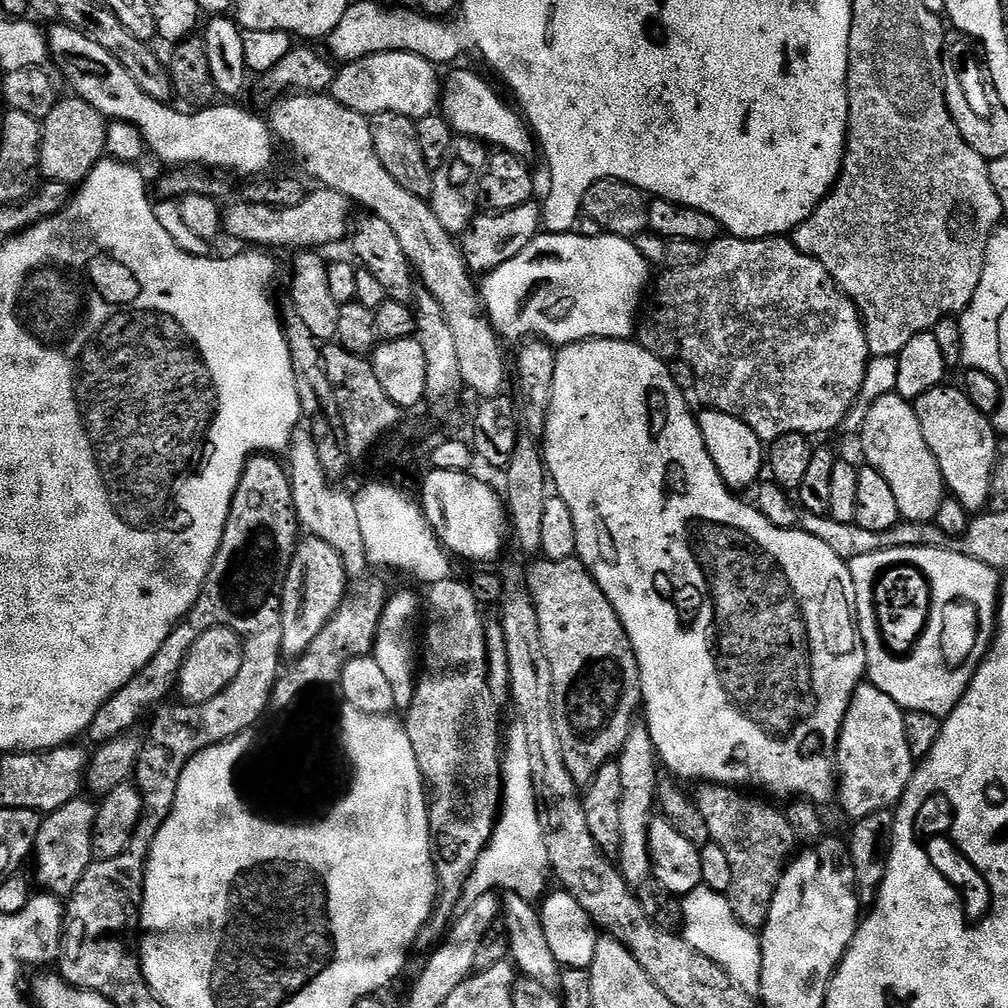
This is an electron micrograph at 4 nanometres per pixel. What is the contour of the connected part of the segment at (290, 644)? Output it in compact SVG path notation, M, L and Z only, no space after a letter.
M308 536L305 541L305 544L304 541L297 543L296 553L284 579L284 593L280 595L283 655L291 658L304 655L310 642L318 638L326 622L330 622L330 618L339 610L350 588L350 577L338 550L334 550L330 542L322 542L313 536Z

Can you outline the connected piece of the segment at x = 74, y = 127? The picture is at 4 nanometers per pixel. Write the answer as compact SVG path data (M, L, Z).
M79 98L72 100L57 99L54 110L42 122L42 150L40 151L40 175L45 181L53 180L62 182L69 186L79 186L84 183L85 178L94 170L94 166L105 159L106 156L106 134L108 124L94 106Z

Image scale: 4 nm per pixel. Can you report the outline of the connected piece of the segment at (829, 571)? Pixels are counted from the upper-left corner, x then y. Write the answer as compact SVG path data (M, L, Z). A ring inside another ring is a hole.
M627 339L627 340L580 340L580 341L578 341L578 343L576 343L576 344L566 344L566 345L563 345L563 347L561 347L561 348L560 348L560 349L559 349L559 351L557 351L557 353L556 353L556 369L555 369L555 370L554 370L554 386L553 386L553 387L552 387L552 392L551 392L551 393L550 393L550 394L549 394L549 396L548 396L548 421L547 421L547 422L546 422L546 426L545 426L545 427L544 427L544 435L543 435L543 437L542 437L542 451L543 451L543 453L544 453L544 466L545 466L545 468L547 468L547 470L548 470L548 474L549 474L549 477L550 477L550 484L551 484L551 487L552 487L552 488L553 488L553 489L554 489L554 492L555 492L555 495L558 495L558 496L560 496L560 497L561 497L561 498L562 498L562 502L566 502L566 506L570 506L570 514L574 514L574 526L575 526L575 527L576 527L576 556L577 556L577 557L578 557L578 558L579 558L579 559L580 559L580 560L581 560L581 562L583 562L583 564L584 564L584 565L585 565L585 566L586 566L586 567L588 567L588 572L589 572L589 574L591 574L591 575L592 575L592 577L593 577L593 578L594 578L594 582L598 582L598 586L599 586L599 587L600 587L600 589L601 589L601 590L602 590L602 594L606 594L606 598L610 598L610 606L614 606L614 610L615 610L615 611L616 611L616 613L617 613L617 614L618 614L618 618L619 618L619 619L620 619L620 621L621 621L621 622L622 622L622 626L623 626L623 627L624 627L624 629L625 629L625 630L626 630L626 634L627 634L627 635L628 635L628 637L629 637L629 638L630 638L630 642L631 642L631 643L632 643L632 649L633 649L633 650L634 650L634 654L635 654L635 655L636 655L636 657L637 657L637 658L638 658L638 666L639 666L639 667L640 667L640 694L641 694L641 697L642 697L642 716L643 716L643 719L644 719L644 720L645 720L645 721L646 721L646 723L647 723L647 725L648 725L648 729L649 729L649 730L650 730L650 738L651 738L651 739L652 739L652 741L653 741L653 742L654 742L654 746L655 746L655 747L656 747L656 755L657 755L657 757L658 757L658 760L659 760L659 763L660 763L660 764L661 764L661 765L663 765L663 767L664 767L664 764L665 764L665 766L666 766L666 767L668 767L668 768L669 768L669 770L670 770L670 771L672 771L672 772L673 772L673 773L672 773L672 772L669 772L669 773L671 773L671 775L672 775L672 776L673 776L673 777L676 777L676 778L679 778L679 779L680 779L680 780L681 780L681 781L684 781L684 780L696 780L696 781L695 781L695 782L711 782L711 783L714 783L714 784L726 784L726 785L729 785L729 786L743 786L743 787L744 787L744 788L745 788L745 789L748 789L748 790L756 790L756 789L752 789L752 788L765 788L765 790L766 790L766 791L768 791L768 792L773 792L773 794L774 794L774 795L776 795L776 796L788 796L788 797L787 797L787 798L803 798L803 799L805 799L805 800L809 800L809 801L812 801L812 802L813 802L813 803L814 803L814 804L815 804L815 805L817 805L817 806L824 806L824 803L826 803L826 802L827 802L827 800L828 800L828 799L830 799L830 798L831 798L831 796L832 796L832 799L833 799L833 797L835 797L835 796L836 796L836 795L837 795L837 792L838 792L838 777L837 777L837 775L836 775L836 766L835 766L835 763L833 763L833 761L832 761L832 760L831 760L831 759L830 759L830 746L832 746L832 745L835 745L835 743L836 743L836 741L837 741L837 739L838 739L838 737L839 737L839 735L840 735L840 725L841 725L841 724L843 724L843 723L844 723L844 719L845 719L845 718L846 718L846 714L847 714L847 713L848 713L848 707L849 707L849 706L850 706L850 702L851 702L851 701L852 701L852 691L853 691L853 690L854 690L854 689L855 689L855 688L856 688L856 687L858 687L858 685L859 685L859 684L861 684L861 683L862 683L862 681L863 681L863 680L864 680L864 679L865 679L865 676L866 676L866 673L867 673L867 671L868 671L868 663L867 663L867 662L866 662L866 646L865 646L865 645L864 645L864 643L863 643L863 642L862 642L862 638L861 638L861 637L860 637L860 623L859 623L859 622L857 622L857 620L856 620L856 591L855 591L855 590L854 590L854 578L853 578L853 577L852 577L852 569L851 569L851 567L850 567L850 564L849 564L849 561L846 561L846 560L843 560L843 559L842 559L842 558L838 558L838 554L834 554L834 550L830 550L830 546L826 546L826 542L822 542L822 538L814 538L814 537L813 537L813 536L812 536L812 535L810 535L810 534L809 534L809 532L803 532L803 531L801 531L801 529L800 529L800 528L799 528L799 527L795 527L795 528L779 528L779 527L778 527L778 526L774 526L774 525L773 525L773 524L772 524L772 523L771 523L771 522L770 522L770 521L768 521L768 520L767 520L767 518L766 518L766 517L765 517L765 516L764 516L764 515L762 515L762 513L760 513L760 511L759 511L759 510L758 510L758 509L756 509L756 508L755 508L755 506L753 506L753 505L752 505L752 504L751 504L751 503L748 503L748 504L743 504L743 502L742 502L742 501L740 501L740 500L739 500L739 498L738 498L738 497L736 497L736 496L739 496L739 495L736 495L736 494L734 494L734 492L733 492L733 489L731 489L731 488L729 488L729 487L728 487L728 485L727 485L727 484L725 484L725 483L724 483L724 479L723 479L723 478L721 478L721 477L720 477L720 475L719 475L719 474L718 474L718 470L717 470L717 469L716 469L716 467L715 467L715 466L714 466L714 462L713 462L713 461L712 461L712 459L711 459L711 458L710 458L710 454L709 454L709 453L708 453L708 451L707 451L707 450L706 450L706 442L702 442L702 430L701 430L701 429L700 429L700 422L699 422L699 419L698 419L698 416L697 416L697 413L696 413L696 412L695 412L695 411L694 411L694 412L693 412L693 413L692 413L692 408L691 408L691 406L690 406L690 405L688 405L688 400L687 400L687 398L689 398L689 397L688 397L688 396L687 396L687 395L686 395L686 392L685 392L685 391L684 391L684 390L682 390L682 389L680 389L680 388L679 388L679 387L678 387L678 386L676 386L676 385L675 385L675 384L674 384L674 381L673 381L673 379L672 379L672 377L671 377L671 376L670 376L670 370L669 370L669 369L668 369L668 364L667 364L667 363L665 363L665 361L663 361L663 360L660 360L660 359L659 359L659 358L657 358L657 357L656 357L656 356L655 356L655 355L654 355L654 354L650 354L650 353L649 353L649 352L648 352L648 351L647 351L647 350L646 350L646 349L645 349L645 348L643 348L643 347L642 347L642 346L641 346L641 344L640 344L640 343L639 343L639 342L633 342L633 341L632 341L632 340L631 340L631 339Z

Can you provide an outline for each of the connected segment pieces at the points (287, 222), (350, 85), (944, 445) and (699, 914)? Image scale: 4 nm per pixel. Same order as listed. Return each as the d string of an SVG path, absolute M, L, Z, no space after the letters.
M323 186L309 191L298 202L298 206L275 208L269 204L253 202L253 204L232 204L223 213L223 231L229 232L244 246L255 246L260 250L272 248L292 248L291 250L312 250L315 244L336 244L347 237L350 232L350 201L340 193Z
M375 52L343 65L337 71L330 95L367 118L393 112L418 121L441 107L442 76L436 72L437 65L413 52Z
M939 386L922 394L914 401L918 414L918 426L922 426L922 438L926 438L926 446L930 446L930 454L938 462L942 470L944 487L962 506L966 506L969 514L980 514L990 504L990 482L994 470L994 458L998 433L993 421L963 390L956 392L947 386Z
M703 886L683 897L684 923L682 935L694 950L702 950L710 962L718 962L726 974L746 994L759 997L760 983L762 982L762 950L760 949L760 937L753 929L747 928L734 914L727 895L723 892L715 892Z

